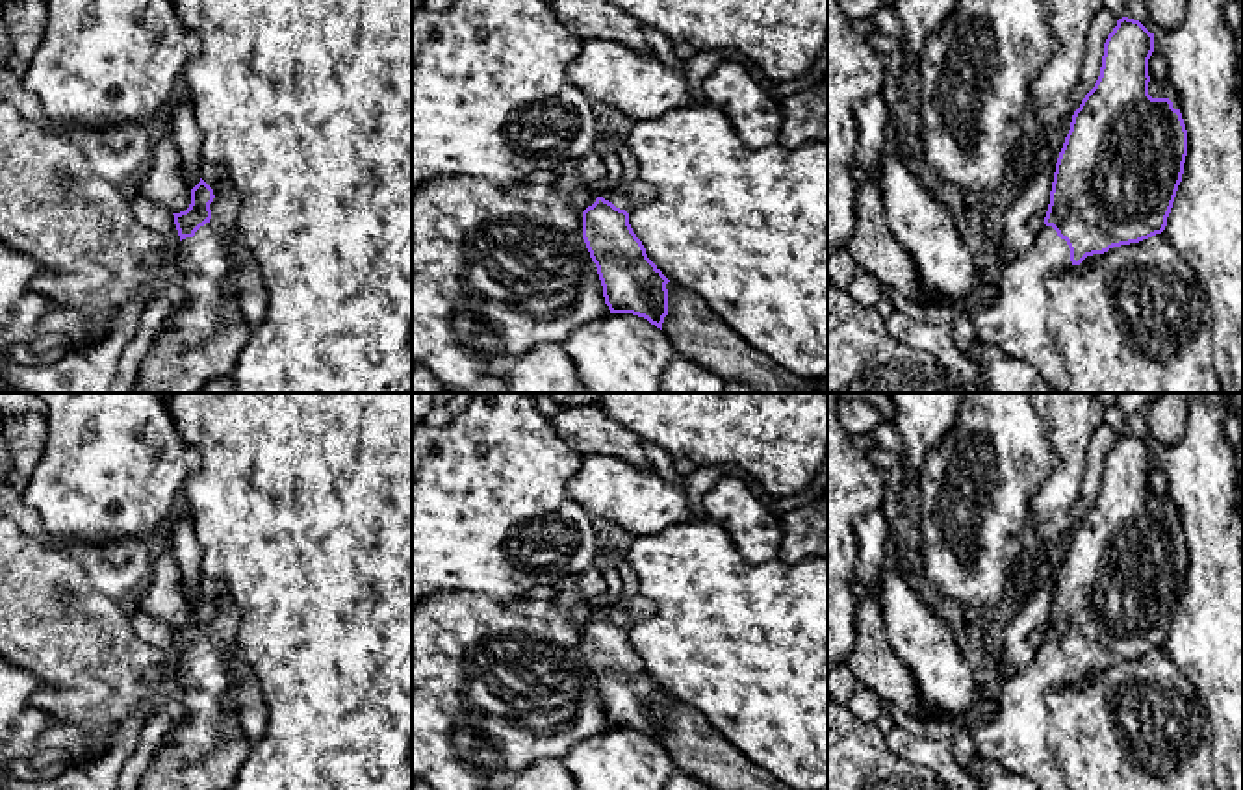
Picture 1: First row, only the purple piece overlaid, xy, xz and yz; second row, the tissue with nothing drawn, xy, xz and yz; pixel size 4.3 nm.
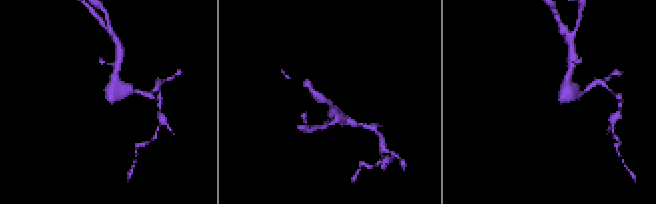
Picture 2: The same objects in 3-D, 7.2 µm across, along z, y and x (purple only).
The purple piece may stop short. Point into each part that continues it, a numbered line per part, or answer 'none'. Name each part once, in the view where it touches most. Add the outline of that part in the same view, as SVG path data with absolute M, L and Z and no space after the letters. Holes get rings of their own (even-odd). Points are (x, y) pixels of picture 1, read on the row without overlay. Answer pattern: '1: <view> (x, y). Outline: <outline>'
1: xy (206, 668). Outline: M237 606L215 612L210 619L211 634L193 653L178 656L176 664L180 686L204 690L221 703L219 729L224 744L187 764L178 742L178 734L187 729L187 723L171 725L141 777L139 790L234 790L237 771L254 745L239 727L234 707L236 684L230 664L237 660L230 647L239 618Z
2: yz (1160, 503). Outline: M1167 491L1150 495L1148 497L1148 510L1152 514L1169 514L1173 517L1173 523L1180 525L1180 516L1176 512L1174 504L1171 503Z

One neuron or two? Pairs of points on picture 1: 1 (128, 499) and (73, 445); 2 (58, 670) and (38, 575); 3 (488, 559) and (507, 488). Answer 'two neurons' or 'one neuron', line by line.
1: one neuron
2: one neuron
3: one neuron

